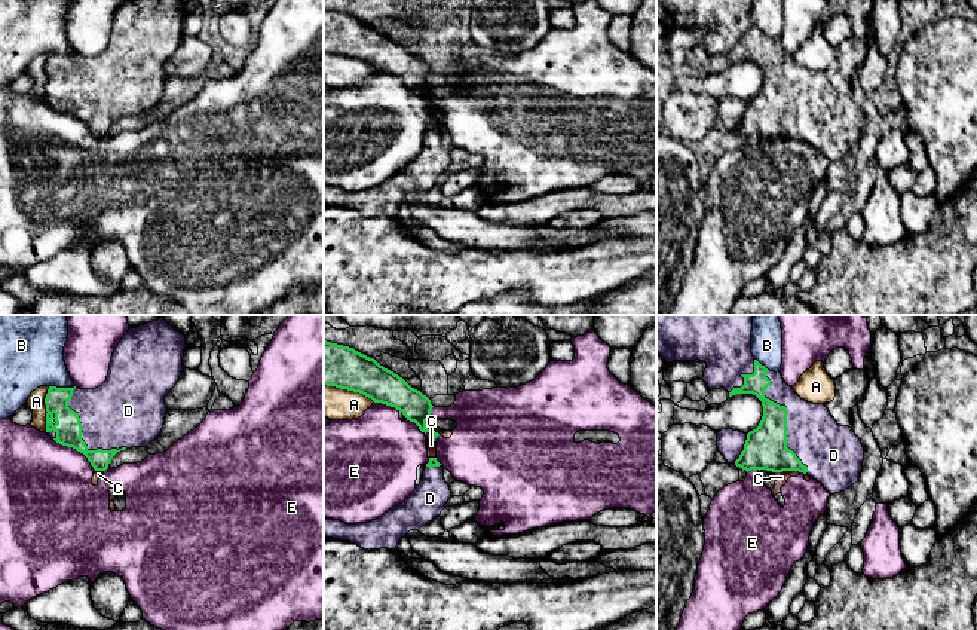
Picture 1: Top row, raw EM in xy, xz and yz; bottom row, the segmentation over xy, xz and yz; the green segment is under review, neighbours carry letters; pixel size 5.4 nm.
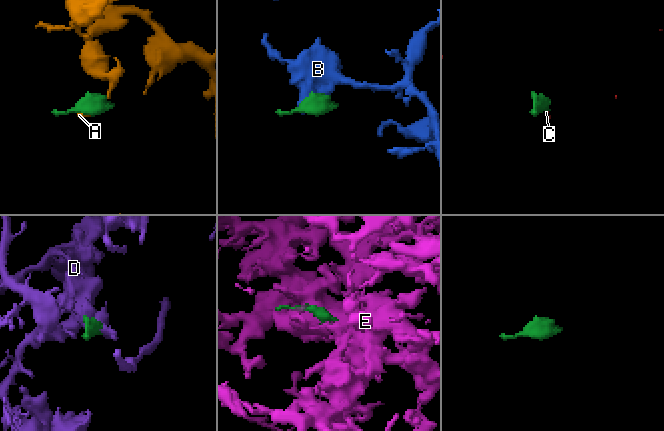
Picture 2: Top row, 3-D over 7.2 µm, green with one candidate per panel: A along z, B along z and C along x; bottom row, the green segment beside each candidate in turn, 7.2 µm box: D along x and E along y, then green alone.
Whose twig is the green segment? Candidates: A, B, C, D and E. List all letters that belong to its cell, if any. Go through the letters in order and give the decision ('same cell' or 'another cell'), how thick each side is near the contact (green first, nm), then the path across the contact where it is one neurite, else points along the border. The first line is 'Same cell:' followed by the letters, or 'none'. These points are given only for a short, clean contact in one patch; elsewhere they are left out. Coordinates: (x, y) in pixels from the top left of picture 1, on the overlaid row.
Same cell: D
A: another cell; calibres 240 and 180 nm
B: another cell; calibres 140 and 360 nm
C: another cell; calibres 220 and 60 nm; border yz (799, 471), (775, 473)
D: same cell; calibres 220 and 280 nm
E: another cell; calibres 140 and 460 nm

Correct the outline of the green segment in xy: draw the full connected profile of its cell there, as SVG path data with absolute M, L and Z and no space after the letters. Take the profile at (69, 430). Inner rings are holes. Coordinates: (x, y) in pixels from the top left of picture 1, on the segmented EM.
M163 318L129 328L113 352L107 380L101 386L49 386L45 398L46 434L83 453L95 471L105 471L120 450L147 447L162 432L168 412L165 397L184 370L186 346L186 336Z

